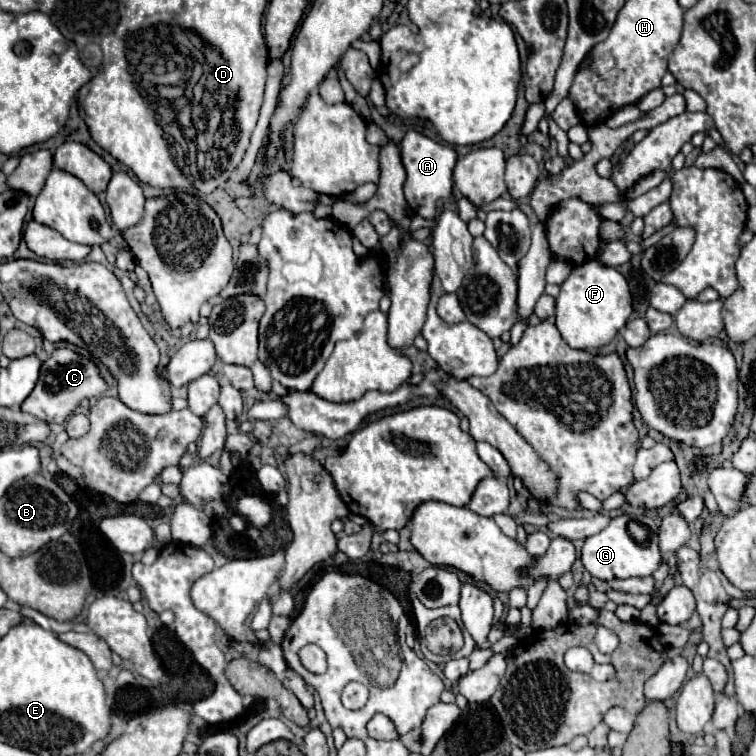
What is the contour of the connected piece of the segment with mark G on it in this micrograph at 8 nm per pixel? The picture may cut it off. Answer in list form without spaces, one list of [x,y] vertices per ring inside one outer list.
[[[617,516],[611,518],[611,522],[597,534],[585,538],[585,546],[581,550],[581,560],[583,566],[591,572],[591,576],[601,578],[601,580],[609,580],[613,576],[617,578],[631,578],[631,576],[651,576],[651,572],[659,566],[661,562],[661,552],[657,546],[657,526],[653,520],[647,520],[647,534],[649,540],[645,544],[639,544],[631,538],[627,524],[629,524],[629,516]]]

